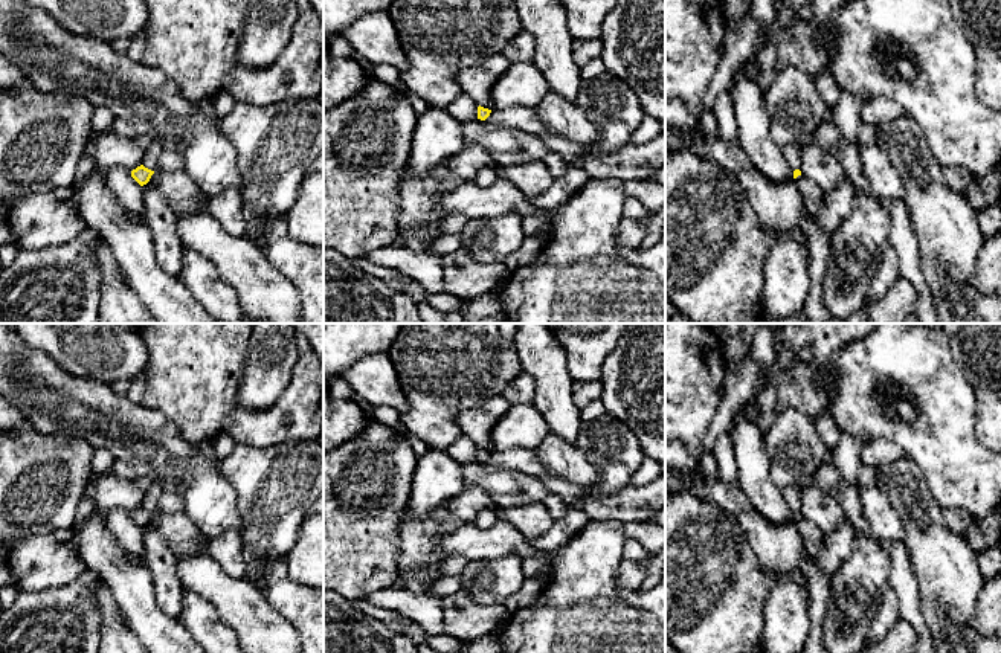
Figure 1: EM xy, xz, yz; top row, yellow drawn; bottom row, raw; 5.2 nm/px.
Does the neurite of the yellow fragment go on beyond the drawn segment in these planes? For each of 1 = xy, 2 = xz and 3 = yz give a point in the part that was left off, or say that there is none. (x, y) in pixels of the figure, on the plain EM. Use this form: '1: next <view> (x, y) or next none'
1: next none
2: next none
3: next none

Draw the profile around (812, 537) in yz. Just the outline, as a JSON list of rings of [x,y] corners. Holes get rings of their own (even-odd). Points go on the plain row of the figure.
[[[803,516],[793,520],[793,523],[801,536],[806,552],[813,558],[819,557],[824,551],[824,532]]]

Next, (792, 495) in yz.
[[[790,485],[781,490],[784,500],[787,502],[789,508],[795,513],[800,511],[801,508],[801,493],[806,488],[803,487],[797,487],[797,485]]]

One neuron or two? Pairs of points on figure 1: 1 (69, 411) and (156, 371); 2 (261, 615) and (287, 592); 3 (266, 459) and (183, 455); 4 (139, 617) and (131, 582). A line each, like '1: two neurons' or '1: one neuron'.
1: two neurons
2: two neurons
3: two neurons
4: one neuron

